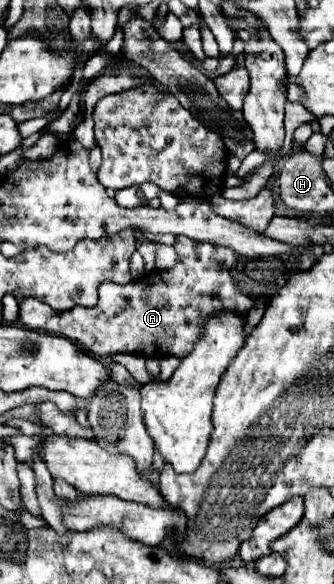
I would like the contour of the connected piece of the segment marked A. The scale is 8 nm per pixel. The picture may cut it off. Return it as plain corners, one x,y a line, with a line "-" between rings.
185,235
175,237
173,247
177,261
175,267
165,271
165,279
161,271
153,271
153,277
141,277
127,285
101,283
99,303
95,307
75,307
71,311
55,311
37,299
23,299
23,303
19,303
19,323
27,329
65,335
95,357
107,357
109,353
185,357
195,339
203,333
203,319
207,315
221,309
247,313
255,301
241,293
231,279
229,269
237,255
229,247
199,243

